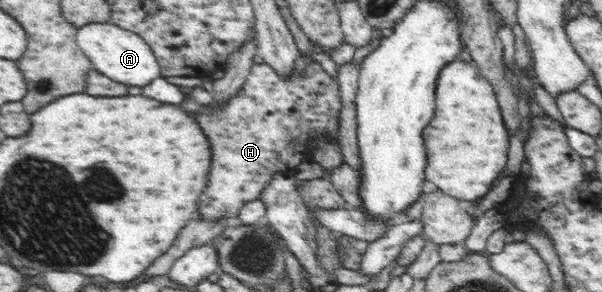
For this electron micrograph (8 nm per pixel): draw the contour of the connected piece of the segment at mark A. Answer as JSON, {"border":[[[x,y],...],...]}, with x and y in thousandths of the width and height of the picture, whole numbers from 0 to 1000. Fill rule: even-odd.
{"border":[[[186,75],[150,79],[128,96],[126,147],[159,226],[158,240],[199,288],[243,295],[257,267],[269,260],[264,212],[251,161],[229,116],[199,96]]]}

